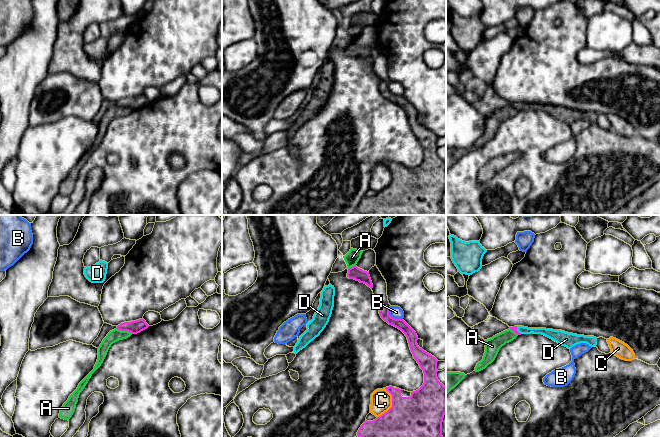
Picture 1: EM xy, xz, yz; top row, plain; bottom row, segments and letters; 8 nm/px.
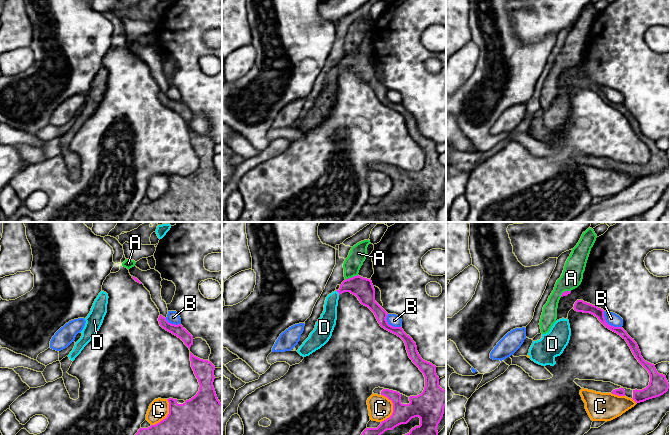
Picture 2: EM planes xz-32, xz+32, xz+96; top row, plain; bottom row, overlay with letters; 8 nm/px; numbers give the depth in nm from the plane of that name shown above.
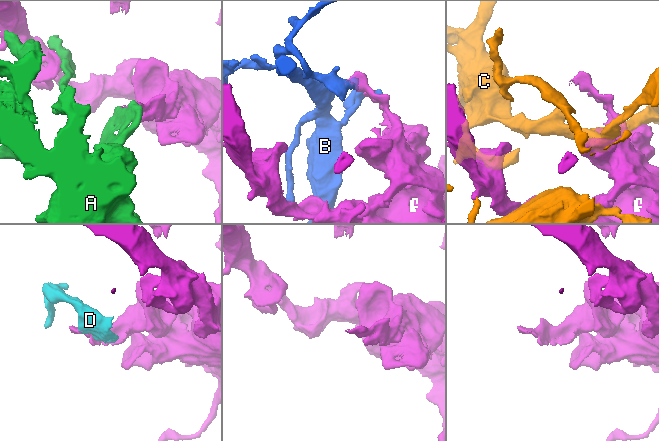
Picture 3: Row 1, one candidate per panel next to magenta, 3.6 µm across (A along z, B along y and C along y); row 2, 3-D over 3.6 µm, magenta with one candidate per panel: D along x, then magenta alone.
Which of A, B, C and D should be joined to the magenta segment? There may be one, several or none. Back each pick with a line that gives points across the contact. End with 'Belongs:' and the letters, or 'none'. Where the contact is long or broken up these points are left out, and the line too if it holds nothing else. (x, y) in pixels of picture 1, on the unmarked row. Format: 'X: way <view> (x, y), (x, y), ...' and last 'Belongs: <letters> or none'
D: way yz (514, 104), (516, 106), (521, 105)
Belongs: D

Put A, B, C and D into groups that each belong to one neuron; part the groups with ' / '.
A / B / C / D

